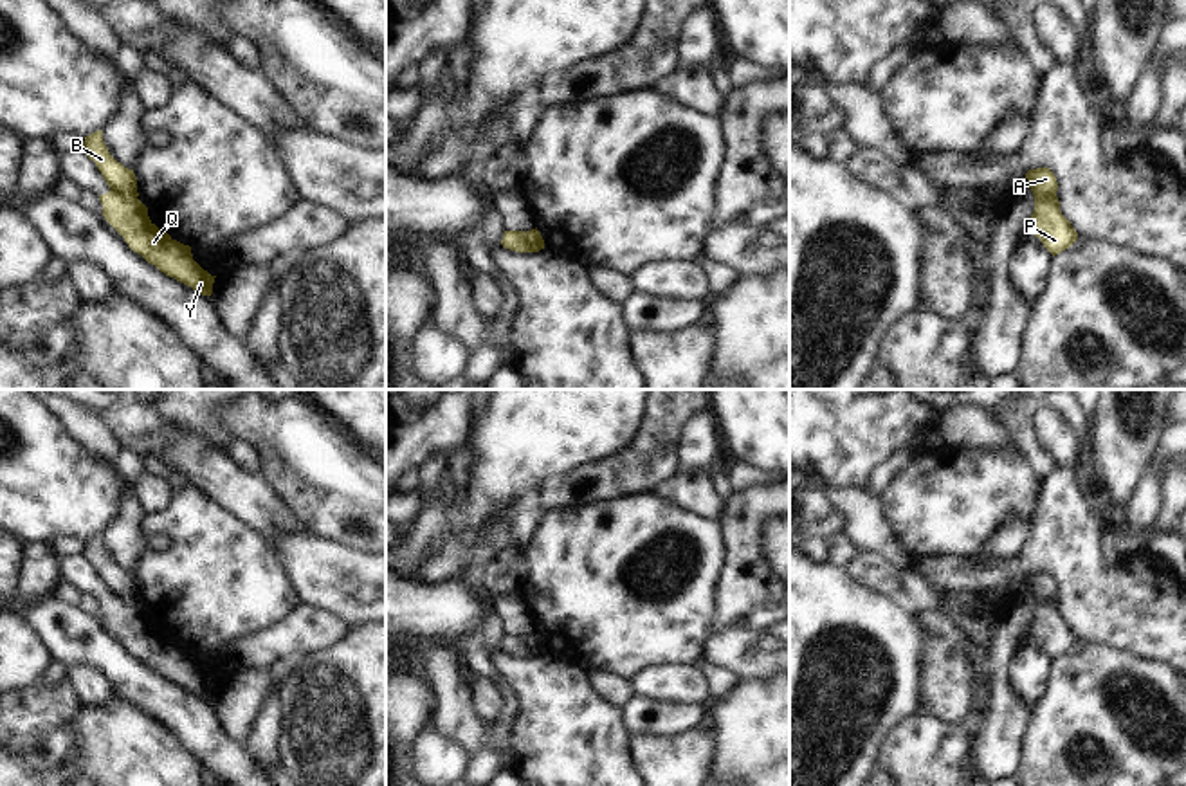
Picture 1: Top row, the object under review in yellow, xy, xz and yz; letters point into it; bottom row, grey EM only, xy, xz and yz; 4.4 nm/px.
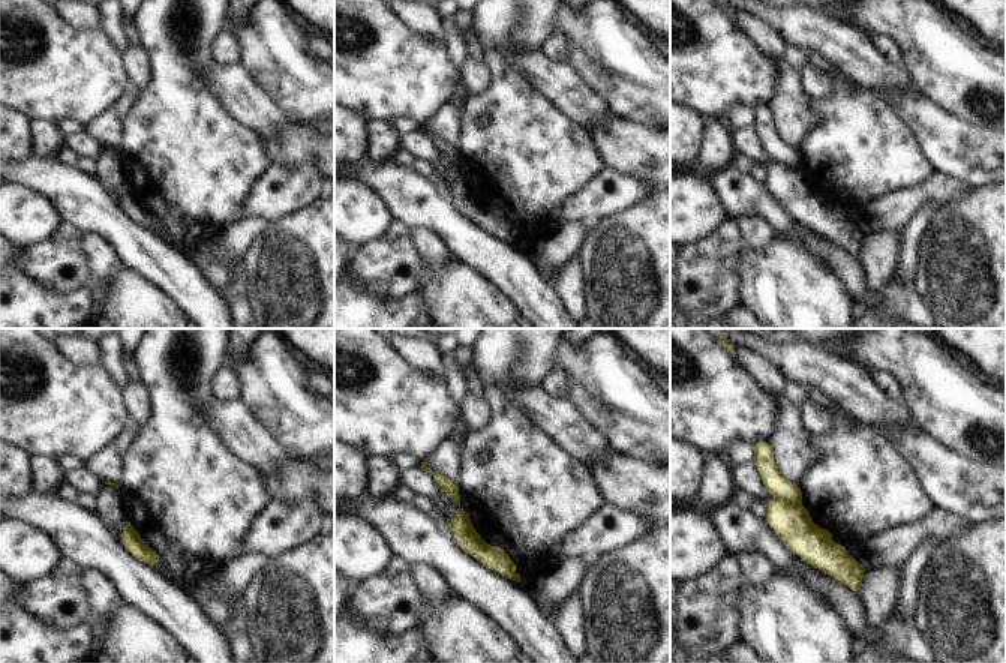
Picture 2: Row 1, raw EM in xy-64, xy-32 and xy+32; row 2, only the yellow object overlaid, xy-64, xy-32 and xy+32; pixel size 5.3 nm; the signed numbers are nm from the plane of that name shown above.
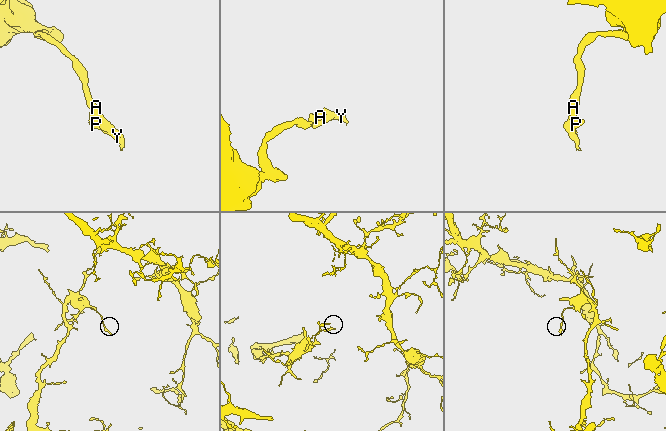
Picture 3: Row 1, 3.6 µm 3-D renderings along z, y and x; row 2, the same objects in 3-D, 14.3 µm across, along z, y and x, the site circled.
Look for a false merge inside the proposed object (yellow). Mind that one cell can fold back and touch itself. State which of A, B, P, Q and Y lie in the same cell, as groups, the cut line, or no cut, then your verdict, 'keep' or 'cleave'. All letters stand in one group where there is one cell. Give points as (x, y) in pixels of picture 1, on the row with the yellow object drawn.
A B / P Q Y; cut in xy along (110, 190), (136, 199); cleave

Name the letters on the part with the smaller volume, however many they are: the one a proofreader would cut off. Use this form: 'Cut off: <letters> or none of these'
Cut off: P, Q, Y.

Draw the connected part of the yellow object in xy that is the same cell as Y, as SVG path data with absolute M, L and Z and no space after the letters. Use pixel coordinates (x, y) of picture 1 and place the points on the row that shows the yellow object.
M119 191L99 195L105 220L124 238L128 247L148 263L202 296L213 294L216 276L204 270L191 254L191 247L173 240L148 216L139 198L126 198Z

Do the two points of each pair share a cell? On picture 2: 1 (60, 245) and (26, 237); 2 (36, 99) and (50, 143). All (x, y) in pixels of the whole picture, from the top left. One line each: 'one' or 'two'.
1: two
2: two

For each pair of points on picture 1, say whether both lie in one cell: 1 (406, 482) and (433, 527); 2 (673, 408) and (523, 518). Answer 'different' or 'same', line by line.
1: different
2: different

